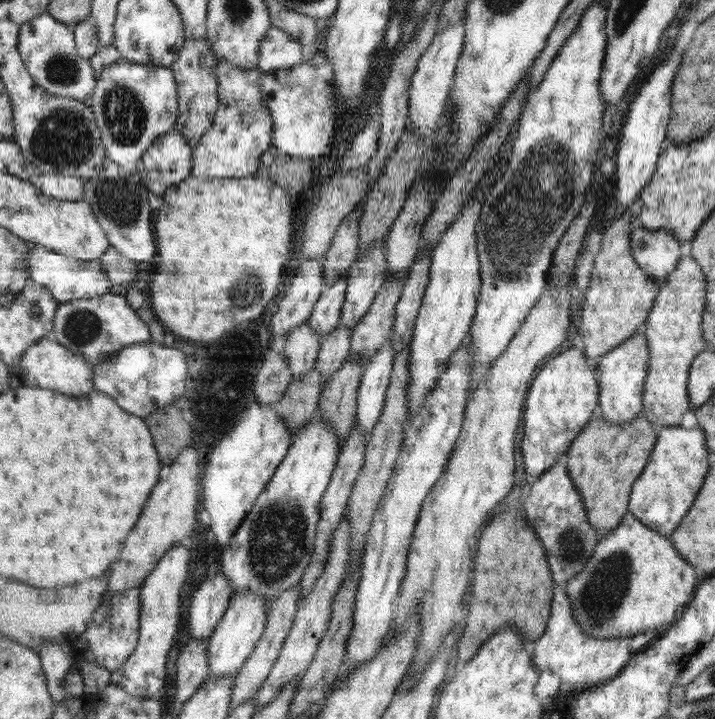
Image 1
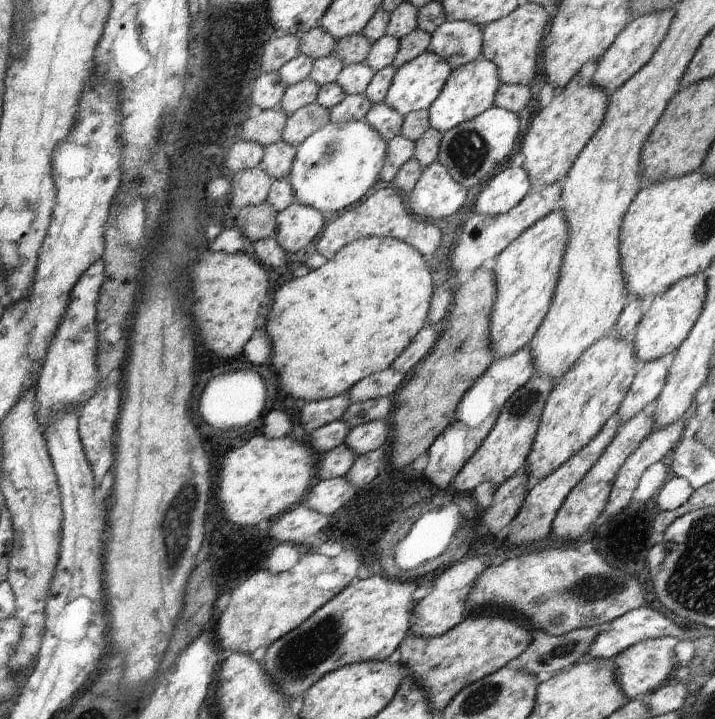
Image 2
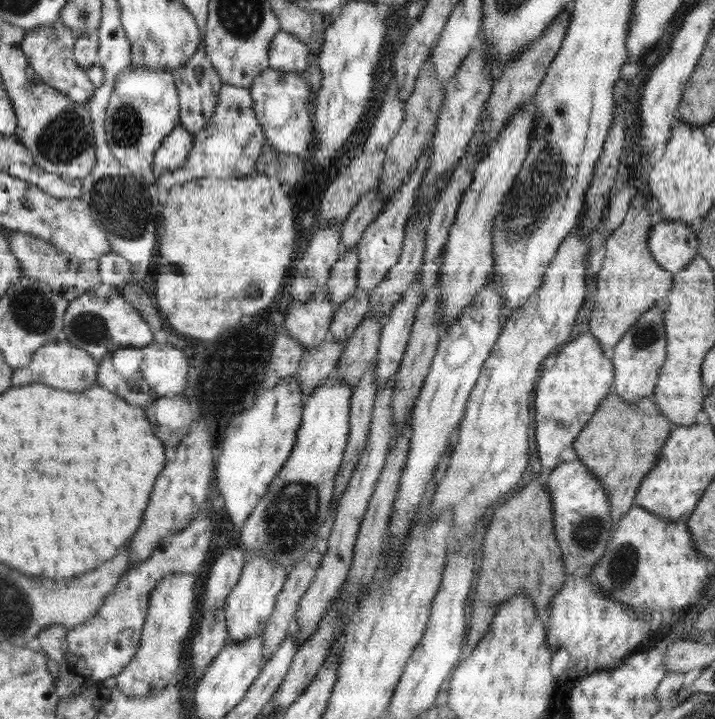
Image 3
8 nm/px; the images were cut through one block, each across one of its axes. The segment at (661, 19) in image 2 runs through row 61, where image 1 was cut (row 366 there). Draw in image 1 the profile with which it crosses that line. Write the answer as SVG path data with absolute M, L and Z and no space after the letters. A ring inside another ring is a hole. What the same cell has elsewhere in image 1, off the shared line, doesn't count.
M643 328L601 357L596 367L596 379L600 385L598 404L602 408L602 417L620 423L630 421L641 414L644 382L648 376L648 360L650 349Z

